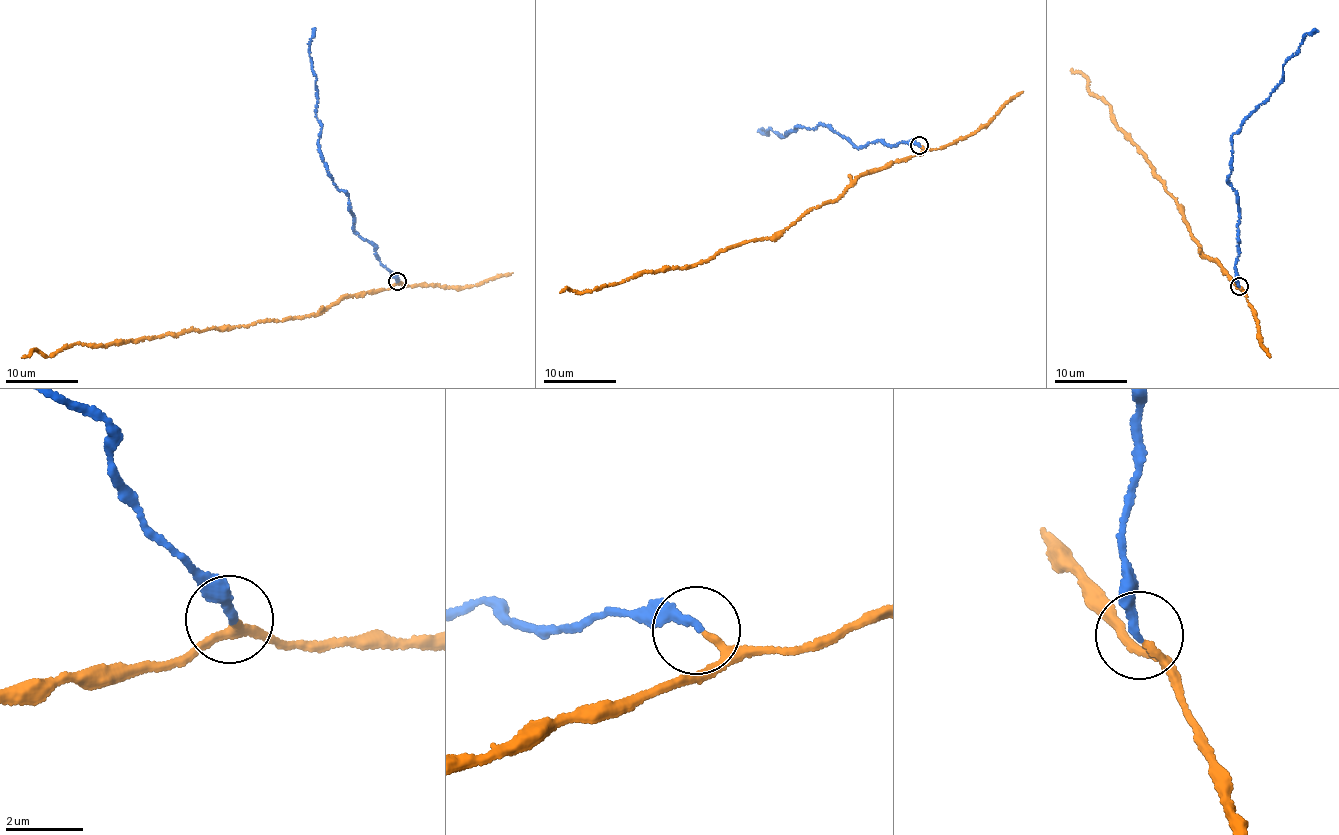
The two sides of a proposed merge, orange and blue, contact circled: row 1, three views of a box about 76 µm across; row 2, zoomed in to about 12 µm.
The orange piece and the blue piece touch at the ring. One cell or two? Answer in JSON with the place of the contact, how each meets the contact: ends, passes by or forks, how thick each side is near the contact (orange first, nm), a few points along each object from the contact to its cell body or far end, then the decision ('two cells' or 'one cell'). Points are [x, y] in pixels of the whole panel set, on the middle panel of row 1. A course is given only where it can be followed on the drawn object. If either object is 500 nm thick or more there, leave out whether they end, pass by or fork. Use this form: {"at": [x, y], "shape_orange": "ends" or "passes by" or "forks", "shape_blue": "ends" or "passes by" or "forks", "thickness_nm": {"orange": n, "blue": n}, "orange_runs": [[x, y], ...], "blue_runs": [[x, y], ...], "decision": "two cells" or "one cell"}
{"at": [919, 145], "shape_orange": "passes by", "shape_blue": "ends", "thickness_nm": {"orange": 150, "blue": 220}, "orange_runs": [[920, 146], [916, 155], [865, 172], [836, 199], [771, 237], [696, 263], [590, 291], [560, 292]], "blue_runs": [[918, 146], [904, 141], [856, 146], [828, 124], [797, 125], [783, 137], [770, 129], [760, 130], [765, 131]], "decision": "one cell"}

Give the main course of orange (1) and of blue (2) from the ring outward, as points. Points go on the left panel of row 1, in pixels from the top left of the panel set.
1: (398, 281), (296, 317), (92, 348), (76, 342), (45, 358), (35, 351), (21, 357)
2: (396, 280), (354, 230), (348, 195), (335, 187), (318, 143), (310, 45), (315, 28)

